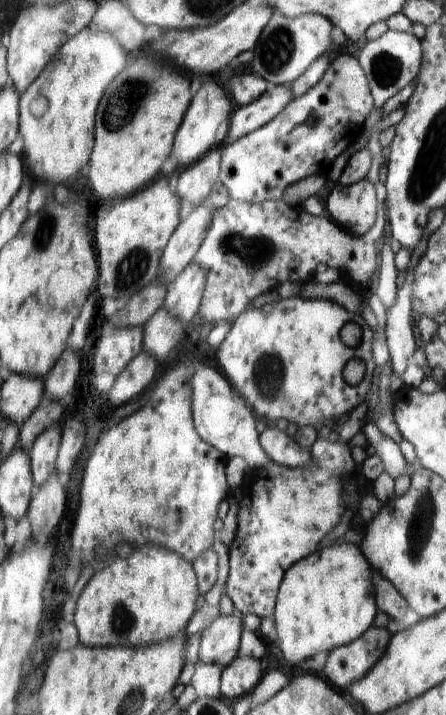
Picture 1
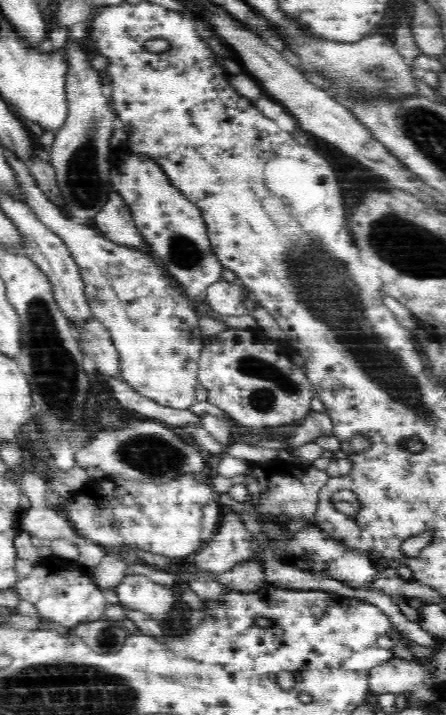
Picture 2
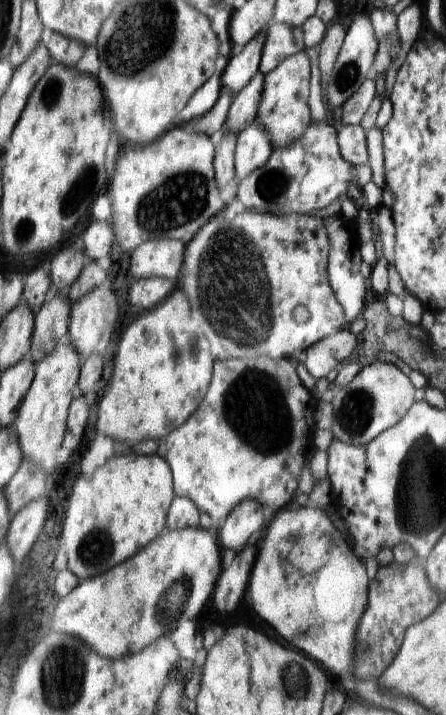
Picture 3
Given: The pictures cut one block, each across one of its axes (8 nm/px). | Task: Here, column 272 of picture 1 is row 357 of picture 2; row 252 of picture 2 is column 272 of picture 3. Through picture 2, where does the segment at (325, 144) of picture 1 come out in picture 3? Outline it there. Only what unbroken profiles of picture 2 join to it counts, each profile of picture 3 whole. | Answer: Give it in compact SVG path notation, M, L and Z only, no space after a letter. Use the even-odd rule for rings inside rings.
M304 51L290 55L284 62L278 64L276 70L269 72L263 80L256 121L268 134L274 150L289 147L305 135L310 124L310 110L308 110L308 80L310 80L310 60Z

